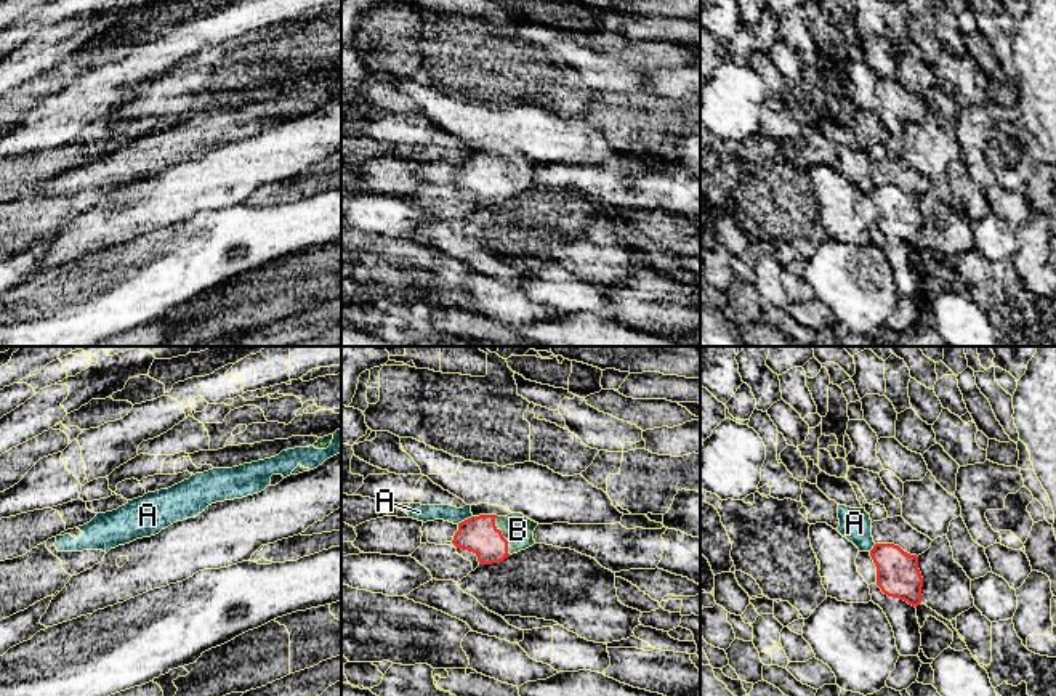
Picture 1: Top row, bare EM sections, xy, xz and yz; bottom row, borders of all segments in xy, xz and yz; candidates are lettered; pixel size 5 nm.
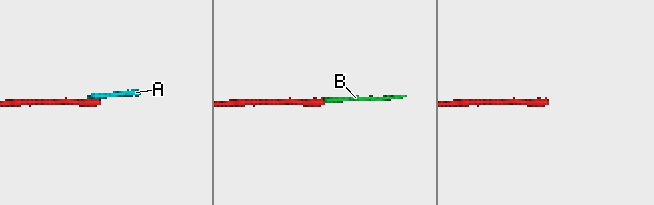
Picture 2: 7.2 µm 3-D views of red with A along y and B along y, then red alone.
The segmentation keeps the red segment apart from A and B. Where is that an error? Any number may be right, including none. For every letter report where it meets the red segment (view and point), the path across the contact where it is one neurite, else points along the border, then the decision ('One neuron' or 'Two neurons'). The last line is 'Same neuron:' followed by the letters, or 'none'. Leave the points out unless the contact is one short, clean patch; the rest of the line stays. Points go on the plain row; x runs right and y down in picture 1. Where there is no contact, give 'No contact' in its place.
A: Touches red at xz (465, 161). Boundary: xz (471, 156), (457, 164). Two neurons
B: Touches red at xz (502, 177). Path across: xz (478, 175), (502, 177), (518, 170). One neuron
Same neuron: B

